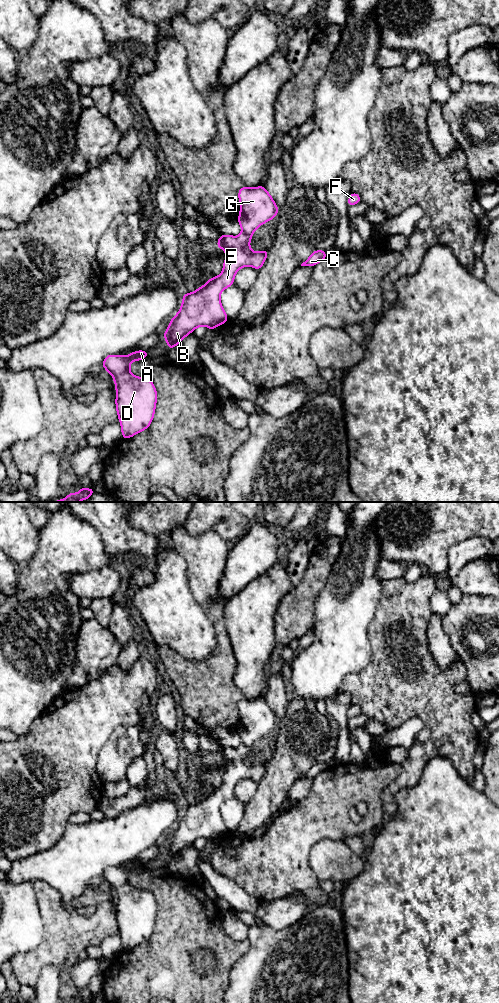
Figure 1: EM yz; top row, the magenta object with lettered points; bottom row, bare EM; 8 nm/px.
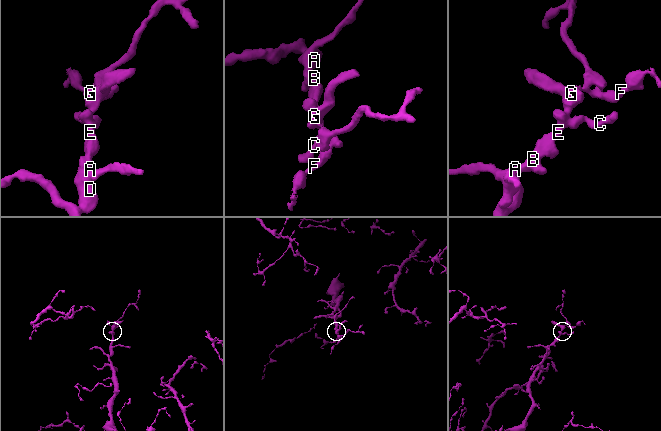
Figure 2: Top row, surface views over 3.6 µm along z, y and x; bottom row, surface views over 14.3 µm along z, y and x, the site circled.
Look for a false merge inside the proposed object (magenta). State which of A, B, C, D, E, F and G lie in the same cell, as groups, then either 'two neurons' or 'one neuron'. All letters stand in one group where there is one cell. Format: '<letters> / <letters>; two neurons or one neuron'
A B C D E F G; one neuron

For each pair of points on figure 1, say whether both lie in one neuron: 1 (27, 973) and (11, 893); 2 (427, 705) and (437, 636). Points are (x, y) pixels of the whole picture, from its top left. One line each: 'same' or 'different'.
1: different
2: different

